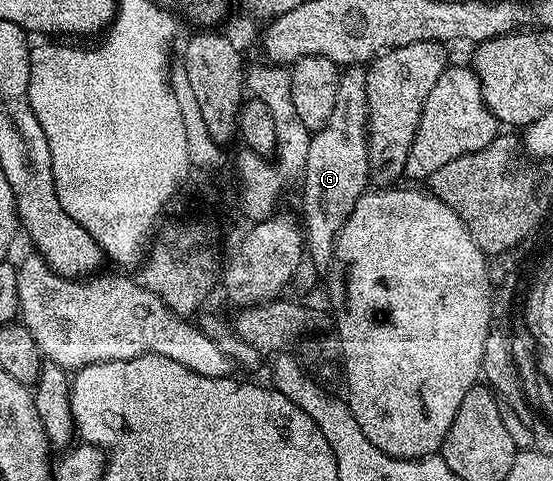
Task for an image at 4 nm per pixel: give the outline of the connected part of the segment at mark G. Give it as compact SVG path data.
M349 67L342 72L335 111L331 111L331 119L327 119L325 126L312 134L306 178L299 182L301 209L305 212L303 228L307 257L318 267L328 267L332 263L339 231L371 181L365 75L366 70L361 67Z

